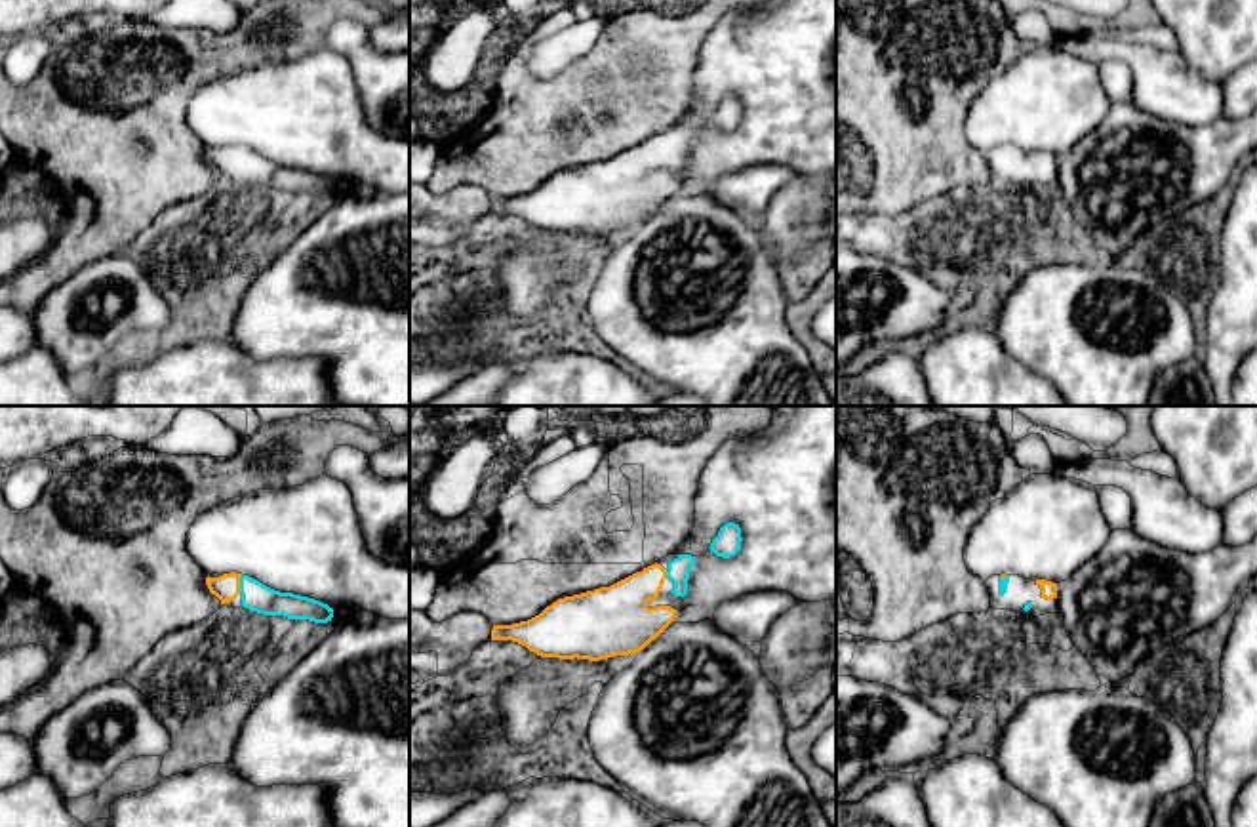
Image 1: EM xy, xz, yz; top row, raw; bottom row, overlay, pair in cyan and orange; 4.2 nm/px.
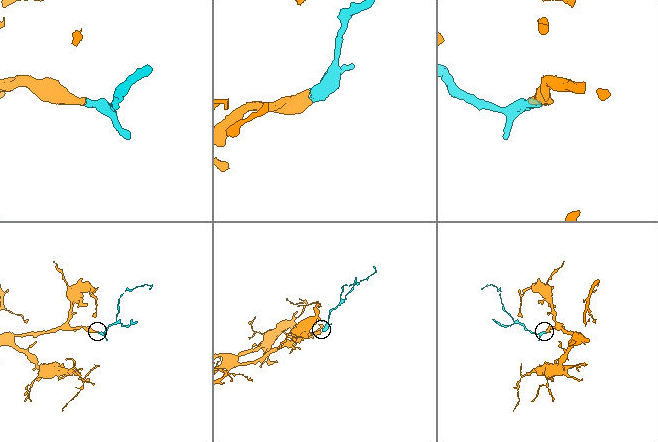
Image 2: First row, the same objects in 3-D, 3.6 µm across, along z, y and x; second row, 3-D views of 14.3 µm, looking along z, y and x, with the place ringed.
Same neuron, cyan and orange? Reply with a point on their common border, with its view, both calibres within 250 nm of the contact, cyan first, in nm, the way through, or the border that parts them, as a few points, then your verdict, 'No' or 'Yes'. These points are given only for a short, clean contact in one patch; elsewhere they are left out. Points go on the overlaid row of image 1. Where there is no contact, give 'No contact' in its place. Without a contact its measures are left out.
Touches cyan at xy (240, 585). Thickness 120 nm (cyan) against 110 nm. Path across: xy (256, 597), (240, 585), (225, 587). Yes

